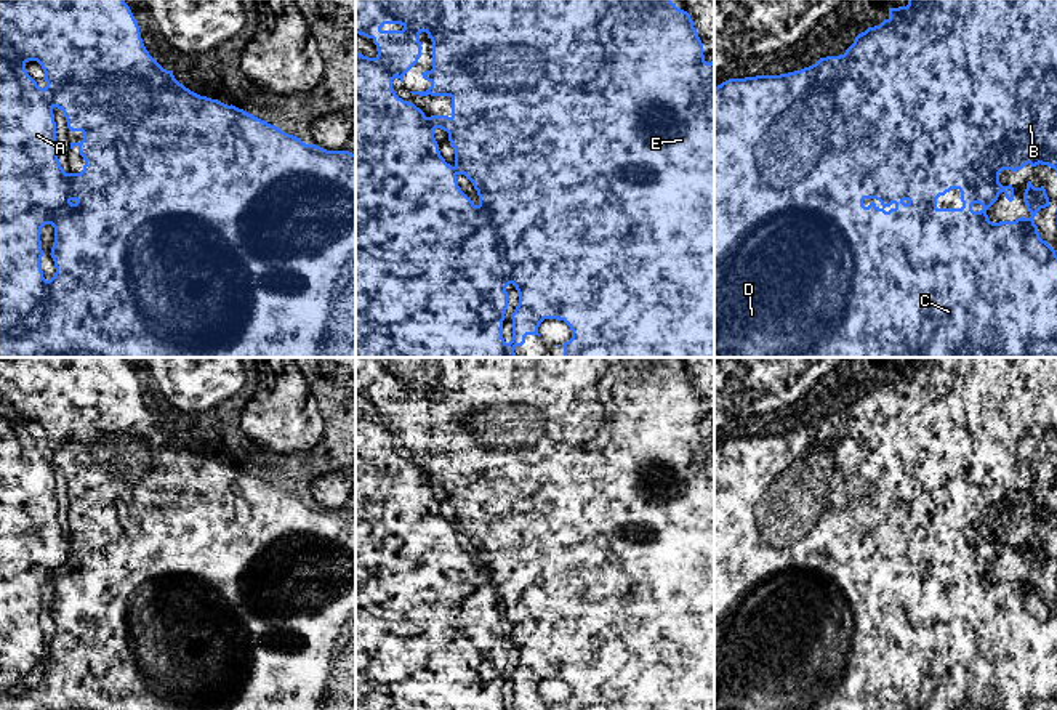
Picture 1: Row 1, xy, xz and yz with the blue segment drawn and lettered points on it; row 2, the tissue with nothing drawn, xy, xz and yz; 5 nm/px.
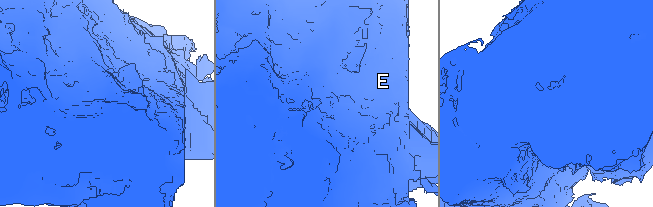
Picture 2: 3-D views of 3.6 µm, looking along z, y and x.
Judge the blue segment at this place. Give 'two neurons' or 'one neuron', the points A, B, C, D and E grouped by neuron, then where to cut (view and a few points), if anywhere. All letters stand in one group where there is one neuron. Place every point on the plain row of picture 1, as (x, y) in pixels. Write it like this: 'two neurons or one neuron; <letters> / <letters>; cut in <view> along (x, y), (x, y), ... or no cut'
one neuron; A B C D E; no cut

